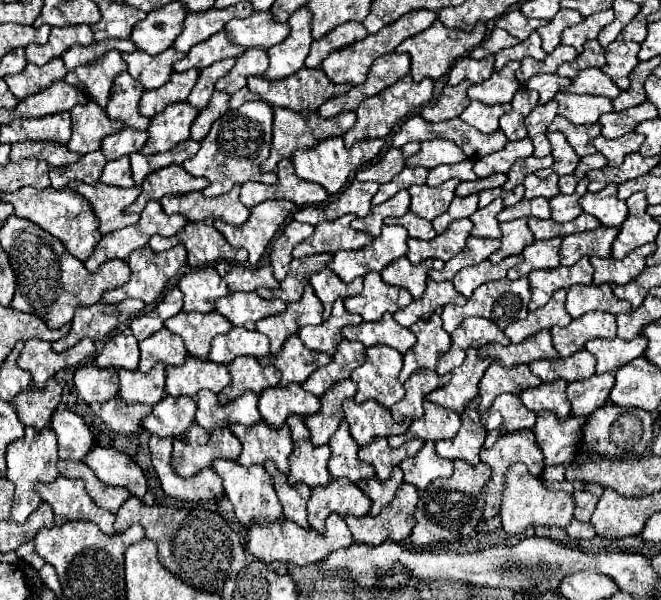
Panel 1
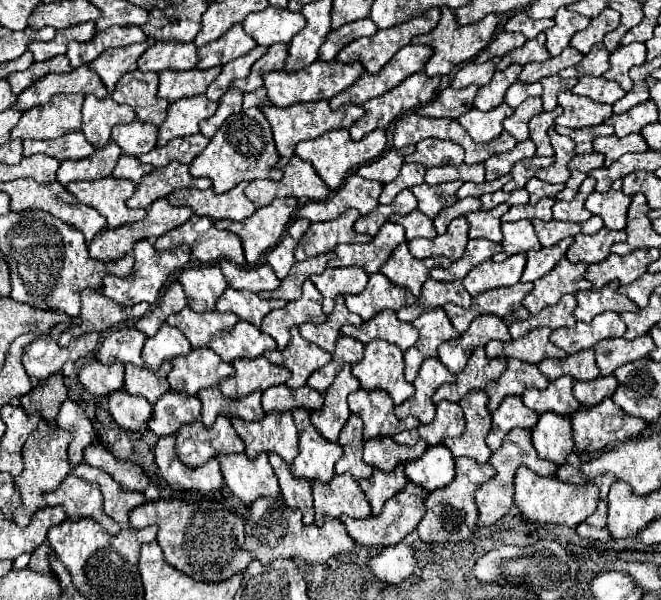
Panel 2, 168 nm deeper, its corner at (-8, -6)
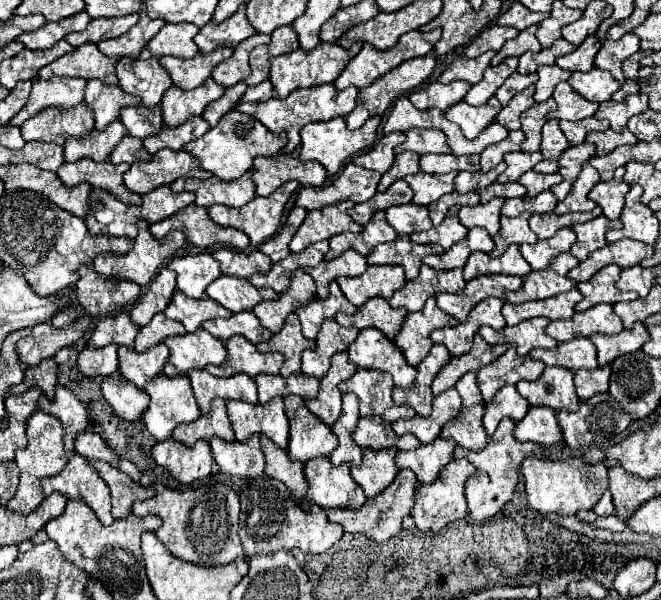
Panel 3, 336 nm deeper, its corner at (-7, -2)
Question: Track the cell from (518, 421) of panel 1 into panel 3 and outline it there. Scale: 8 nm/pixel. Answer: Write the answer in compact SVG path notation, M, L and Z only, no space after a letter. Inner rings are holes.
M515 385L501 387L495 393L493 401L489 401L485 407L487 409L483 415L483 427L489 435L497 429L497 425L503 417L511 417L513 421L521 421L521 417L525 417L525 413L529 411L529 403L519 397Z

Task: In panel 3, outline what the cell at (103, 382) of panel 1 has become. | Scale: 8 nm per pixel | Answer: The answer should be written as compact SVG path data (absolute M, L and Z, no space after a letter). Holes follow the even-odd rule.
M105 345L101 349L85 347L79 353L79 371L87 377L109 377L117 373L117 369L117 345Z

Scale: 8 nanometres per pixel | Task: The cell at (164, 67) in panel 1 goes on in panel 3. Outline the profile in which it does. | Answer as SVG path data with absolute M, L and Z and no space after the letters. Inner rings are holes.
M165 23L165 27L149 41L149 45L141 51L141 59L149 57L195 57L199 53L193 37L199 33L197 25L191 23Z

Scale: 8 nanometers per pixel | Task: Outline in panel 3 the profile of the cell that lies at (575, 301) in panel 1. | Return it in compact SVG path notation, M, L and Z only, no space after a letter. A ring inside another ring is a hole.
M609 265L601 271L597 271L589 281L577 283L577 289L583 293L583 301L575 305L575 311L591 309L599 303L619 303L619 301L633 301L637 299L637 293L625 293L615 287L617 277L621 273L619 265Z

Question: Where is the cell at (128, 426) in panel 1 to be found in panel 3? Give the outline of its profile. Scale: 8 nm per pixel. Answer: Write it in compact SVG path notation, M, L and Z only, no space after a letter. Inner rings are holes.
M119 373L105 377L101 391L117 415L127 421L139 419L149 405L149 395L143 389L137 389L131 381L125 381Z

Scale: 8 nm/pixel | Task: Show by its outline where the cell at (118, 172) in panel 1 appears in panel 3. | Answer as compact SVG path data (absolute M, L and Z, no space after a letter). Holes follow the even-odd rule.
M123 135L123 139L117 143L117 147L111 153L111 163L133 163L135 159L145 159L149 153L143 147L143 141L137 141L135 137Z

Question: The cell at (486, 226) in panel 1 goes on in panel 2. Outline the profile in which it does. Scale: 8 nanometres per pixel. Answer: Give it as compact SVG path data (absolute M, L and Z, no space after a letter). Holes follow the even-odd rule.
M502 203L490 211L476 211L466 213L466 219L470 221L470 237L472 239L490 239L494 243L502 241L502 229L500 229L500 217L510 209L510 205Z

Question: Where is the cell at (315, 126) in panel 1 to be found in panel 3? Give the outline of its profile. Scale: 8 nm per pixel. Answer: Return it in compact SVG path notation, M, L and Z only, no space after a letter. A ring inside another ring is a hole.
M329 83L329 85L295 89L285 99L269 99L269 101L263 101L263 103L243 103L241 101L237 105L237 109L241 113L253 115L255 119L259 119L273 133L285 131L287 133L285 151L293 151L299 145L299 131L307 123L313 123L313 121L329 121L333 117L345 117L349 113L349 109L355 107L355 99L357 99L357 87L347 87L343 91L337 91L337 89L333 89L333 83Z

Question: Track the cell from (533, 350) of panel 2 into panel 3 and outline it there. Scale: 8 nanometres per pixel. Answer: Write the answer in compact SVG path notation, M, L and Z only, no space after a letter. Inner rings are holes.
M533 317L527 321L521 321L513 327L505 327L501 331L495 331L491 327L481 327L479 333L489 345L497 343L509 343L517 349L519 355L527 355L535 347L543 349L555 349L557 341L545 333L545 327L549 325L549 319L545 317Z

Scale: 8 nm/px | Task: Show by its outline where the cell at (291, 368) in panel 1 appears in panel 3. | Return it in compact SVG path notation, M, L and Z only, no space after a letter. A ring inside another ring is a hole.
M289 313L289 317L285 319L285 325L279 333L275 333L269 341L265 343L257 343L259 351L277 351L285 357L285 363L281 367L281 375L289 377L293 373L301 371L301 353L305 349L313 349L315 341L305 339L301 333L301 325L299 325L299 317L297 313Z

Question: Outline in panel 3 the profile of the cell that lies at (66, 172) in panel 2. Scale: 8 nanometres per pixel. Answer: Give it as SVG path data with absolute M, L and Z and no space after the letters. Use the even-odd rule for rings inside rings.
M113 121L105 131L97 131L93 129L93 133L89 133L89 137L85 137L85 141L77 141L77 139L69 139L65 141L65 161L73 163L81 157L89 157L93 161L105 161L113 147L121 141L121 137L125 135L125 125L121 125L121 121Z

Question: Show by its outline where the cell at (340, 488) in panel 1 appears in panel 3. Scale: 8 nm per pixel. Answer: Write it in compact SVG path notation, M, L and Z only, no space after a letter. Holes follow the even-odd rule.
M327 457L309 459L305 463L305 479L309 481L305 499L319 507L357 509L367 501L363 489L351 479L349 465L335 467Z

